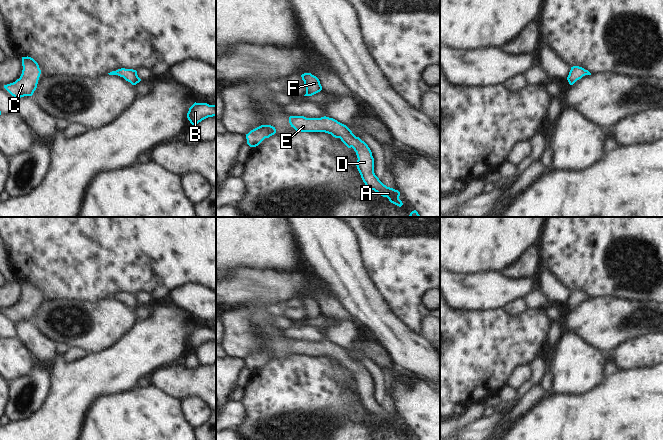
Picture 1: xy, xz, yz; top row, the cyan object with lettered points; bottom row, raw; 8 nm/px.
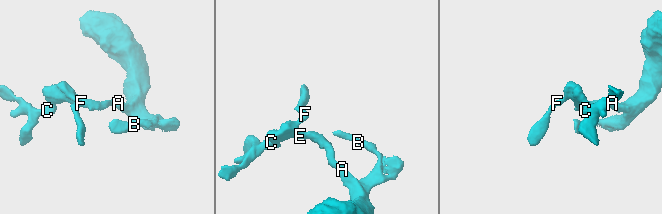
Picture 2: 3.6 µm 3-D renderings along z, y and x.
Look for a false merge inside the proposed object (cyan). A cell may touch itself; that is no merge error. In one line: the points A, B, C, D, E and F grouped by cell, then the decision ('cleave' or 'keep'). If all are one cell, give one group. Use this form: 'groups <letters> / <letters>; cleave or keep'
groups A B C D E F; keep

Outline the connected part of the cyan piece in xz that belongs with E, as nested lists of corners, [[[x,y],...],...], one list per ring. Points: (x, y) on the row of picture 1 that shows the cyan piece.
[[[290,116],[289,123],[296,131],[325,132],[331,134],[348,147],[353,148],[357,155],[357,169],[365,185],[399,207],[403,205],[399,199],[400,192],[384,185],[374,173],[374,158],[368,145],[344,124],[329,117],[306,118],[304,116]]]

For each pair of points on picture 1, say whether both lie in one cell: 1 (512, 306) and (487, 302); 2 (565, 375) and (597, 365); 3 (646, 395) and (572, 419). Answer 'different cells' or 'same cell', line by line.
1: different cells
2: same cell
3: same cell

